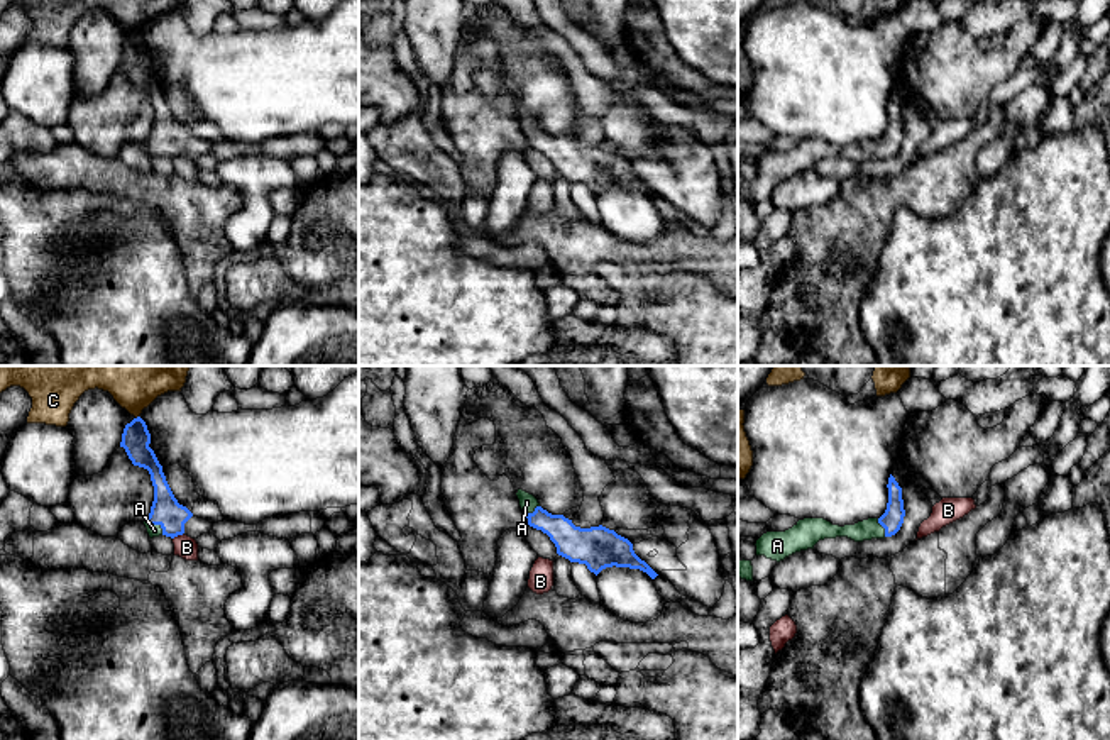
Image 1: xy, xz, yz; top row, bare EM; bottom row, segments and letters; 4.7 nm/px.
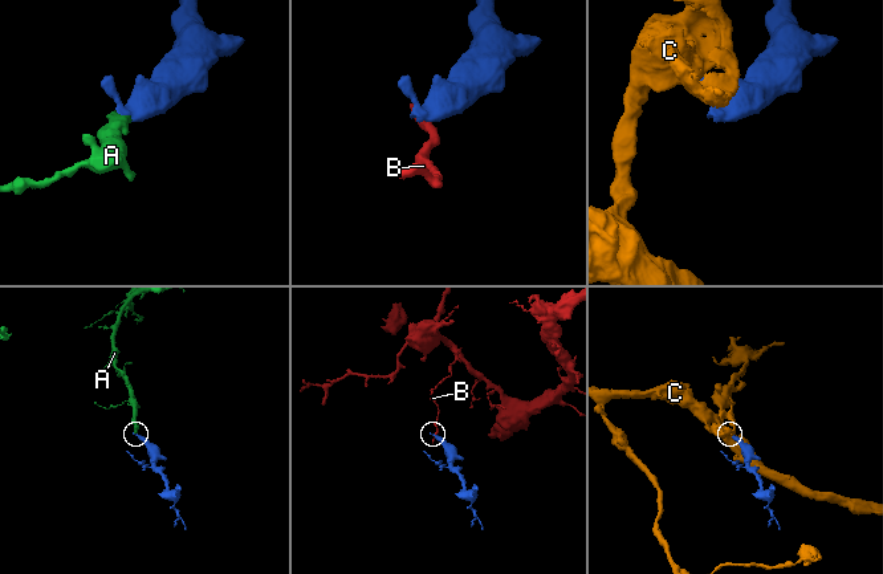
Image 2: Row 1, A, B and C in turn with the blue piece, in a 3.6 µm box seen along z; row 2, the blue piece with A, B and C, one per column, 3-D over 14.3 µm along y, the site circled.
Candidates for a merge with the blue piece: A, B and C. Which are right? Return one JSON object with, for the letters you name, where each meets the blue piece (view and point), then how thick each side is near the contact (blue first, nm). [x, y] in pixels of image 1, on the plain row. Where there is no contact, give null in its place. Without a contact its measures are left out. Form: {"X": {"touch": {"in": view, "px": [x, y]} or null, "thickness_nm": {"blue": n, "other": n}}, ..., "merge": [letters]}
{"A": {"touch": {"in": "xy", "px": [156, 144]}, "thickness_nm": {"blue": 140, "other": 60}}, "merge": ["A"]}

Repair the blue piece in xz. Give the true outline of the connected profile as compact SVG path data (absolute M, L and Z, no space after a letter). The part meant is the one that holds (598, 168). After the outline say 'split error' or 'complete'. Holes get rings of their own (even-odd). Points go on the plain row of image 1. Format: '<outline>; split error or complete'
M518 110L519 127L528 139L528 146L541 151L557 168L557 174L570 183L585 185L596 196L606 188L629 188L646 193L651 200L658 195L641 181L633 164L602 146L580 149L563 135L552 135L543 130L538 120Z; split error

